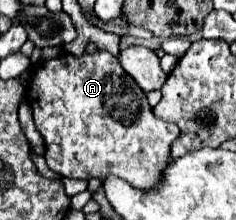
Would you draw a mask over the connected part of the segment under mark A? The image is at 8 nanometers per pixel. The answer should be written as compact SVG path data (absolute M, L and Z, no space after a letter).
M85 52L83 56L59 54L53 60L39 62L31 66L25 98L33 110L33 120L37 130L45 140L45 160L47 166L67 178L105 178L107 174L115 174L121 180L129 182L135 188L149 190L161 182L161 168L169 162L169 146L179 136L179 128L173 122L159 120L149 102L147 94L137 86L137 82L121 68L119 60L105 52Z

